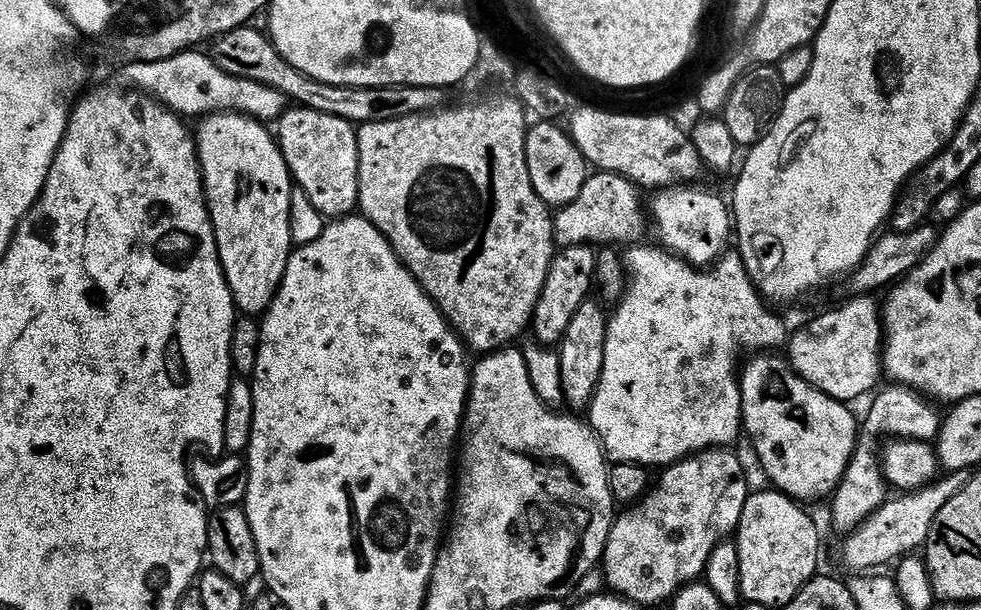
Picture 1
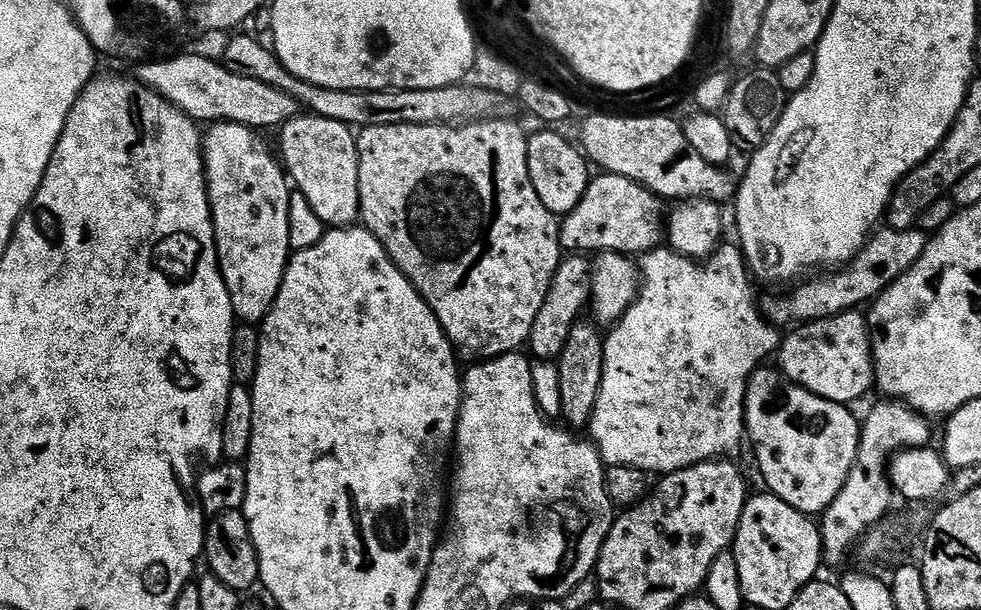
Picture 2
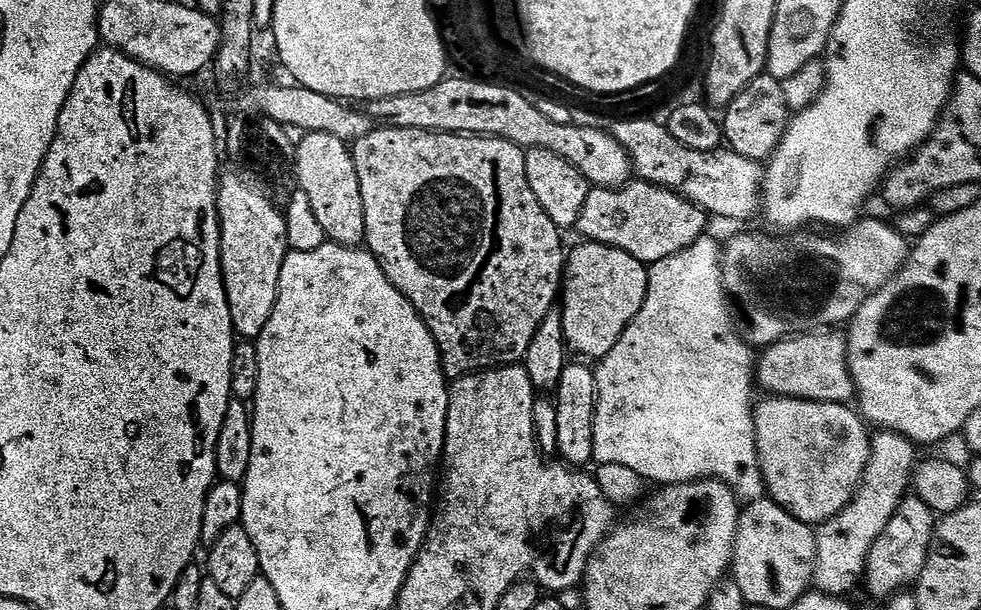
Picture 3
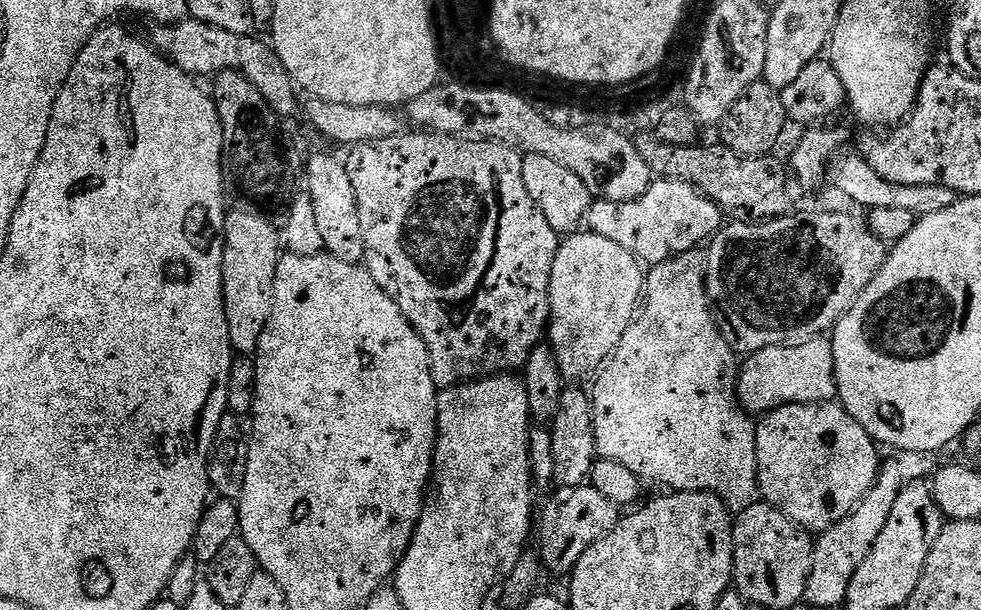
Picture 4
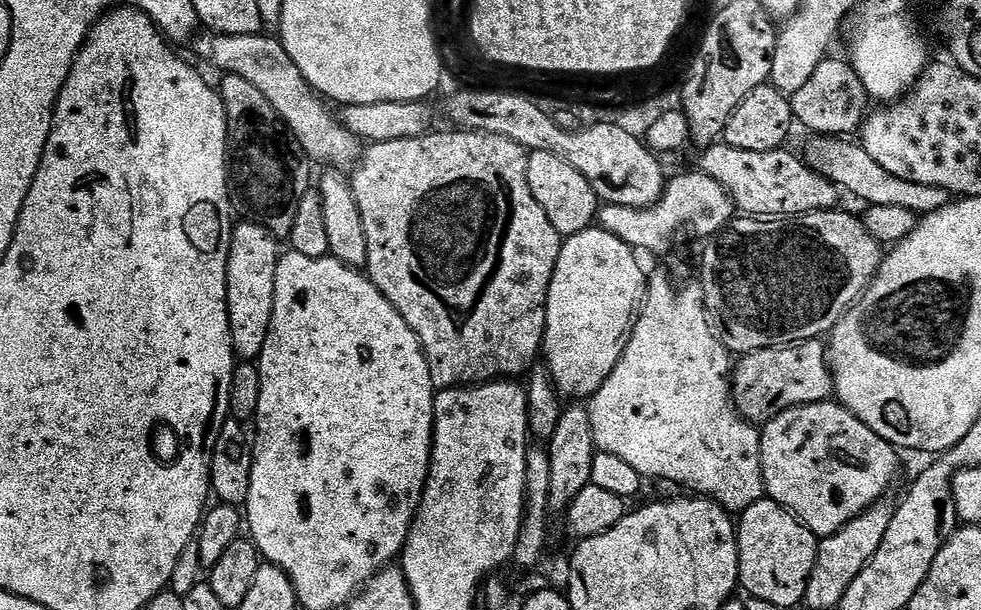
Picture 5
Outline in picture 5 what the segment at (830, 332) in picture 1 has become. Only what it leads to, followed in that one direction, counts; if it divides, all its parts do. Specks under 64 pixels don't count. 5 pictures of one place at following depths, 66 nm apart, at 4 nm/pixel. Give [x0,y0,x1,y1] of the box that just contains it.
[732,339,833,426]

